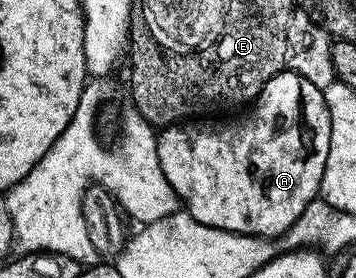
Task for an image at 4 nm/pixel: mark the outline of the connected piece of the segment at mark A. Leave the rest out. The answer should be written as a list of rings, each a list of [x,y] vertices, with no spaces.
[[[289,68],[264,84],[252,103],[252,109],[250,119],[235,134],[232,123],[214,123],[214,120],[190,120],[165,127],[158,134],[160,168],[164,168],[168,184],[172,184],[184,203],[185,213],[200,220],[200,224],[274,240],[292,228],[300,212],[319,197],[332,124],[325,93]]]

